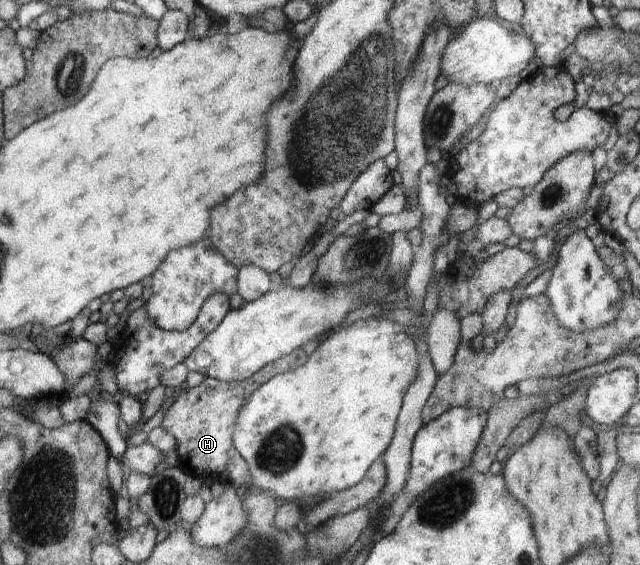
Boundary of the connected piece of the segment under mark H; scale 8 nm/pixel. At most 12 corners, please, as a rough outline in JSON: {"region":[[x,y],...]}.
{"region":[[298,348],[250,379],[206,377],[181,393],[161,426],[187,476],[251,490],[232,443],[241,405],[297,369]]}

